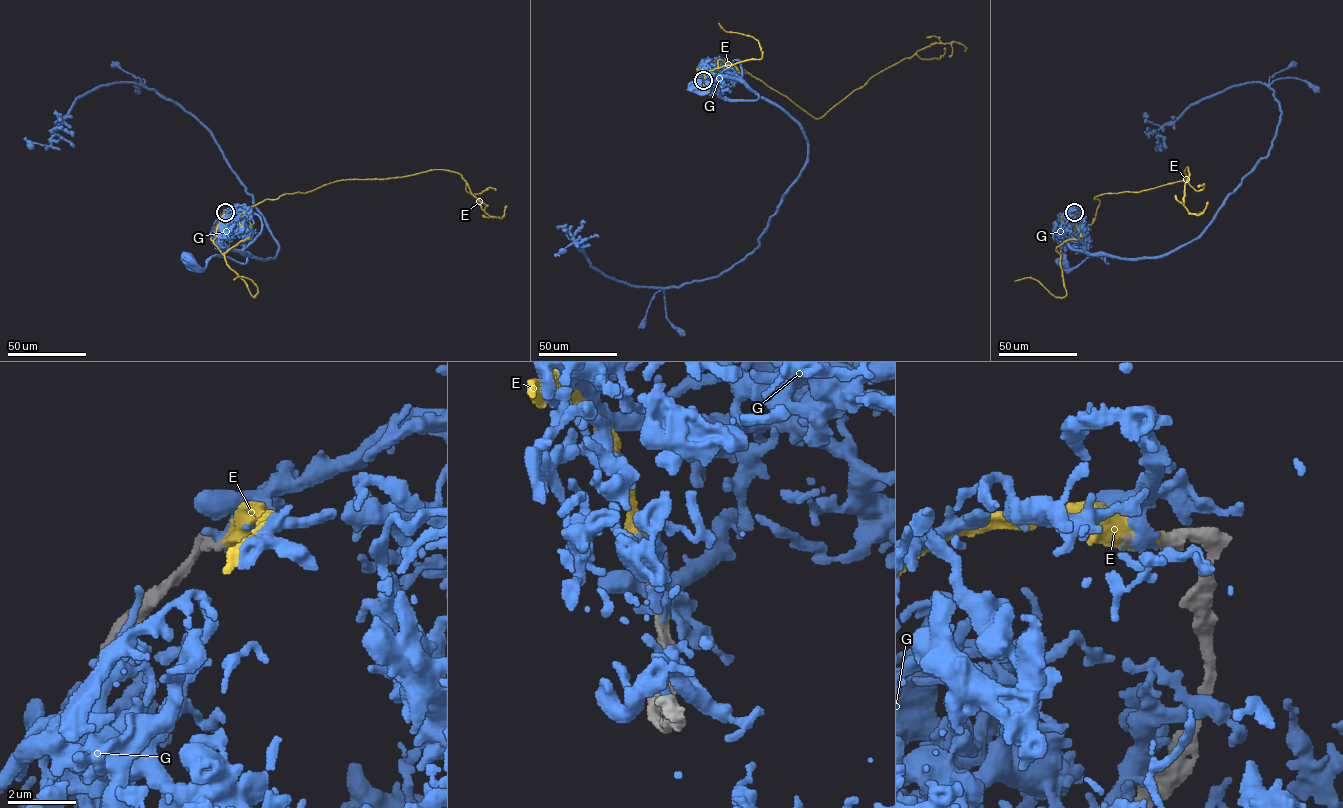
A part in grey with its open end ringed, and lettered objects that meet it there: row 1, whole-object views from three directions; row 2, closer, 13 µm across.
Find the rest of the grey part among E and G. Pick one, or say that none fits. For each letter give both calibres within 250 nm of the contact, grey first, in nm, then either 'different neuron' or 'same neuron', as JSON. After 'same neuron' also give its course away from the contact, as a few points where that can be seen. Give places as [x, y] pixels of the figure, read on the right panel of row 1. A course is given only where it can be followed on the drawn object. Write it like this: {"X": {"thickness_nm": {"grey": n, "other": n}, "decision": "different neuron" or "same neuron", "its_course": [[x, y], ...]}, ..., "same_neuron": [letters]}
{"E": {"thickness_nm": {"grey": 380, "other": 440}, "decision": "same neuron", "its_course": [[1074, 212], [1064, 241], [1099, 195], [1188, 167], [1184, 206], [1207, 202]]}, "G": {"thickness_nm": {"grey": 400, "other": 480}, "decision": "different neuron"}, "same_neuron": ["E"]}

